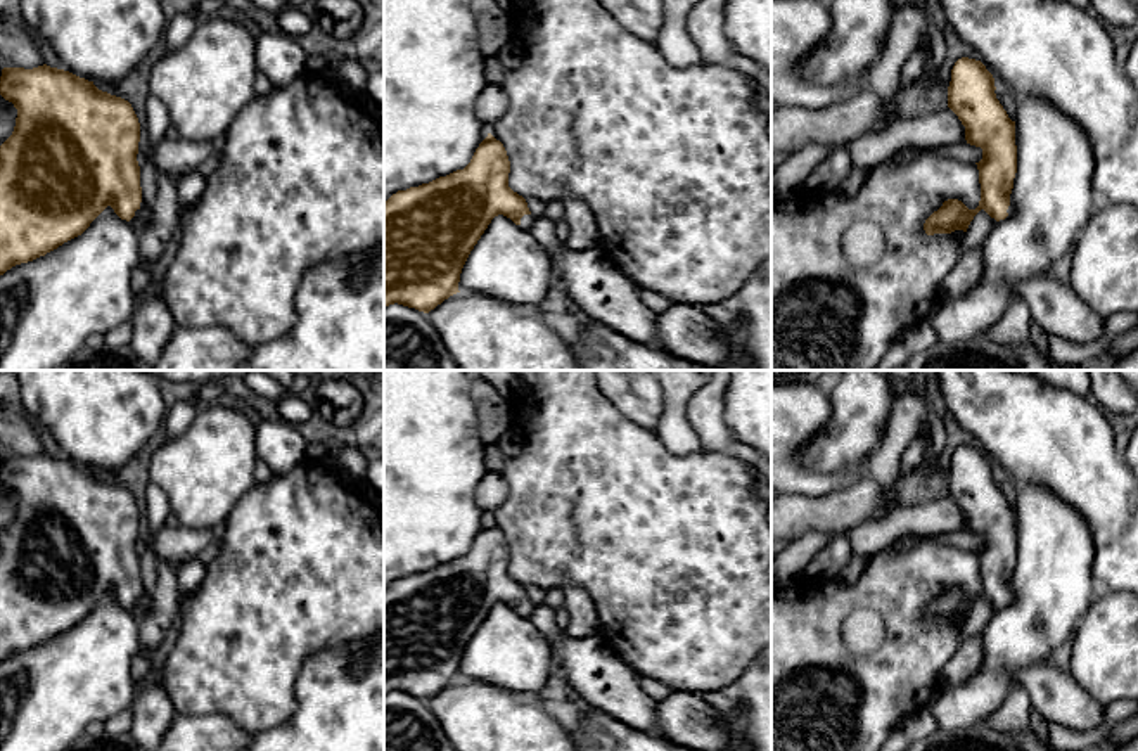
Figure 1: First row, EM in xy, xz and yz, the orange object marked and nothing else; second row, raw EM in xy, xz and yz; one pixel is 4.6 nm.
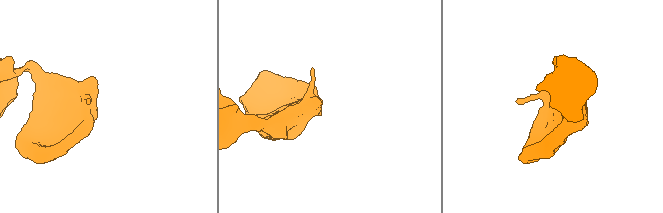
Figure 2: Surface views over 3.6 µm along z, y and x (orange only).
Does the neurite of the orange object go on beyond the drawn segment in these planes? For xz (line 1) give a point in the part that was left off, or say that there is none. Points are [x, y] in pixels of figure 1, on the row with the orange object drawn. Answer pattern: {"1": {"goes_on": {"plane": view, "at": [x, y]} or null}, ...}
{"1": {"goes_on": {"plane": "xz", "at": [526, 220]}}}

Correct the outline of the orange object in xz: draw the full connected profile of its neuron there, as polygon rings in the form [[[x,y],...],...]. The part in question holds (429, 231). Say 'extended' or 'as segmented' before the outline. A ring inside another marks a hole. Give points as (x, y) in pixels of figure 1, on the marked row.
extended; [[[488,133],[464,170],[419,187],[398,190],[384,202],[384,308],[398,303],[429,313],[460,292],[462,268],[495,216],[503,215],[521,228],[531,228],[536,218],[531,215],[526,199],[508,187],[508,173],[510,161],[503,144]]]

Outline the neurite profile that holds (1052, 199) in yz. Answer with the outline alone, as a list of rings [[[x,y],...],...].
[[[1043,97],[1017,100],[1015,109],[1017,173],[1010,194],[1012,213],[996,221],[979,244],[982,277],[965,296],[941,296],[927,315],[937,339],[958,343],[986,334],[996,325],[1019,294],[1017,286],[1048,272],[1088,223],[1098,201],[1093,192],[1095,159],[1083,128]]]

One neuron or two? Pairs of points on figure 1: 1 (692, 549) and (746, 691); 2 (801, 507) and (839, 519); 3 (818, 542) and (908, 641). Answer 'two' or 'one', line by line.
1: two
2: one
3: two

